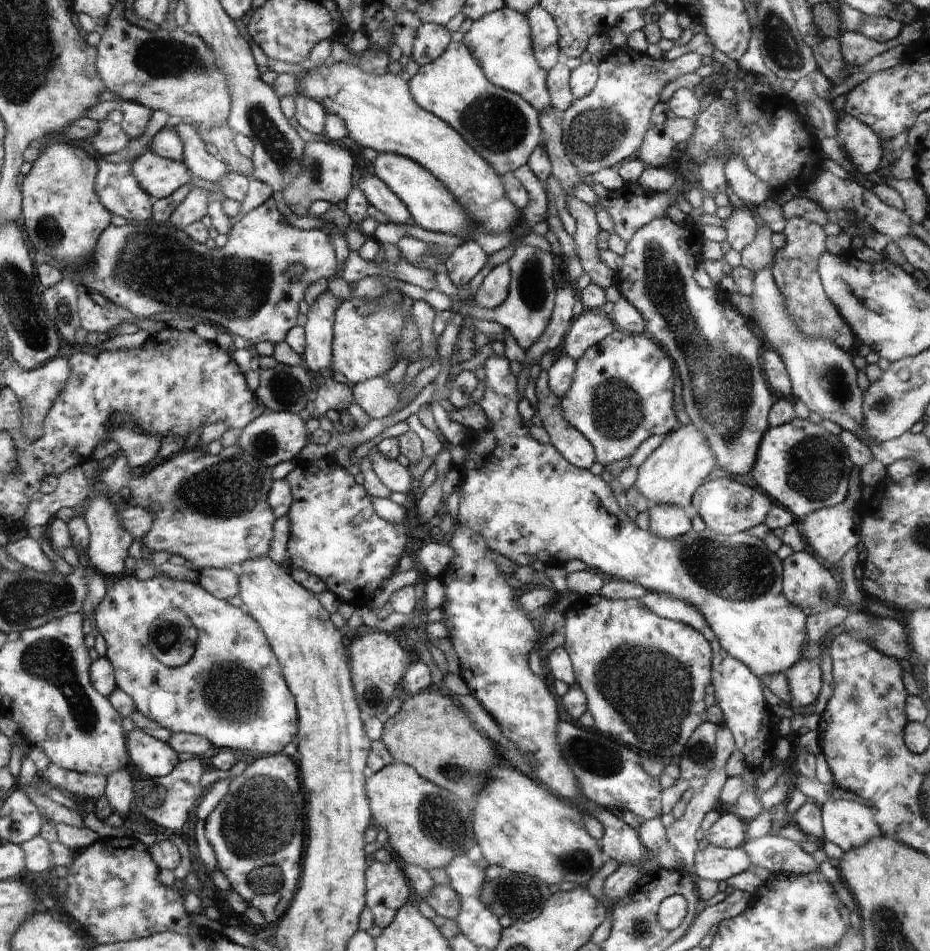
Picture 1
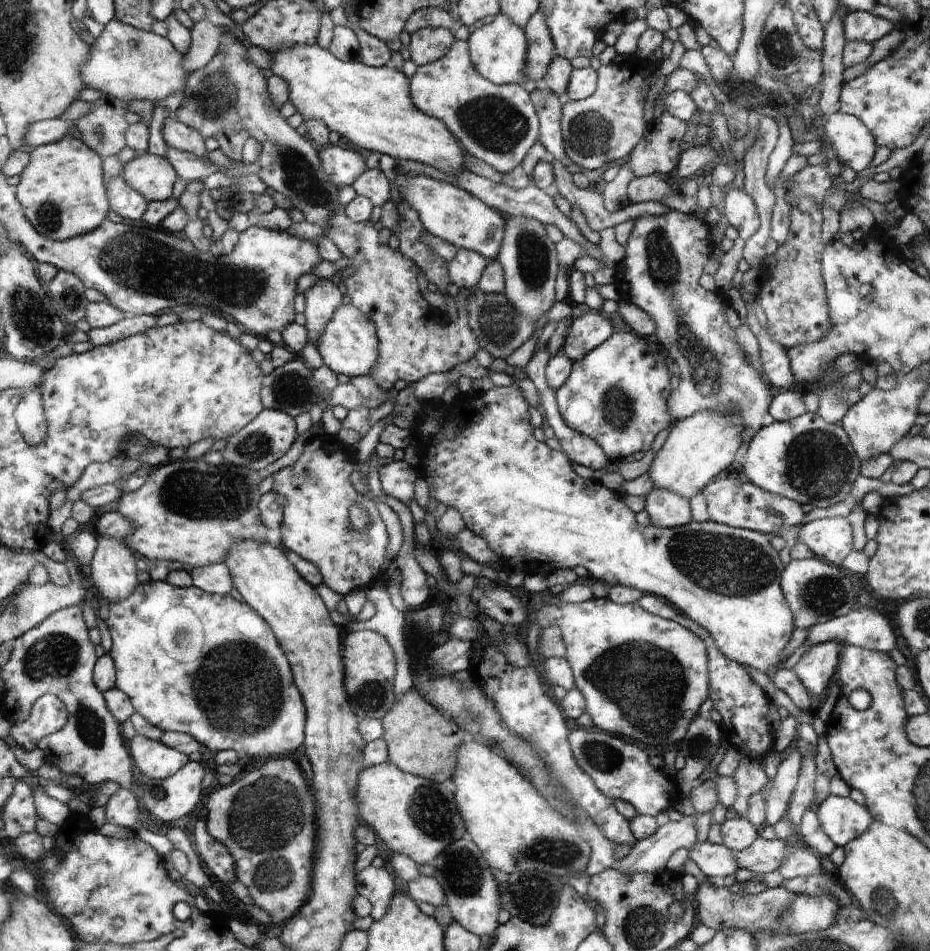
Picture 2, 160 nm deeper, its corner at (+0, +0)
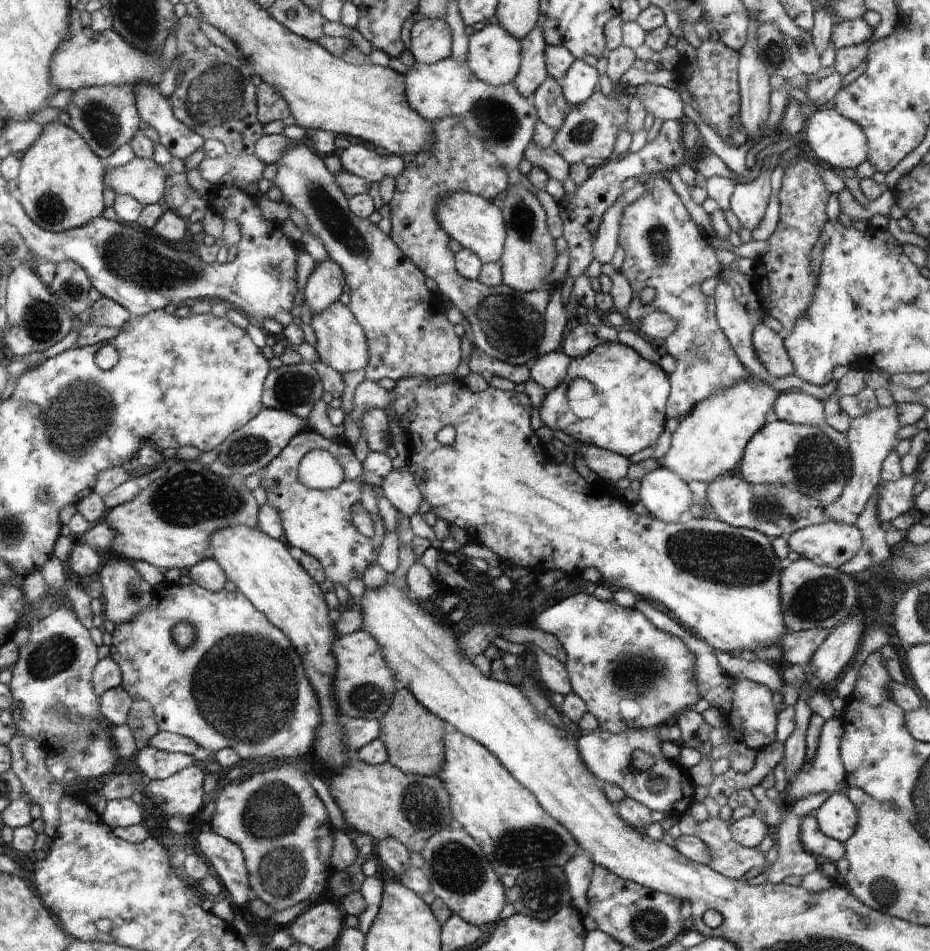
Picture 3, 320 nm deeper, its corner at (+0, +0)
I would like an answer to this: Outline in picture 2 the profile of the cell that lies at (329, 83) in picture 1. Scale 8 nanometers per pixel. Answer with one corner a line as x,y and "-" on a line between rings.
296,45
278,49
271,58
273,74
290,85
290,100
305,121
320,119
331,131
348,138
364,150
388,154
396,161
411,160
447,173
464,170
464,148
441,120
423,112
414,102
409,78
390,65
371,67
362,62
341,60
330,50
315,45

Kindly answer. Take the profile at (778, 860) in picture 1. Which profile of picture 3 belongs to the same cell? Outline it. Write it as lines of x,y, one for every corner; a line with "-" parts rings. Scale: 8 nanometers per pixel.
719,817
698,823
695,836
710,846
709,868
726,878
738,880
752,868
769,866
768,852
736,844
727,830
727,824

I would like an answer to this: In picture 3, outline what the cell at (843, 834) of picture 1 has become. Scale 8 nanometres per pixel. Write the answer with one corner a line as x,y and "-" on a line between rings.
844,794
829,795
814,813
820,831
829,838
846,843
854,834
858,824
858,812

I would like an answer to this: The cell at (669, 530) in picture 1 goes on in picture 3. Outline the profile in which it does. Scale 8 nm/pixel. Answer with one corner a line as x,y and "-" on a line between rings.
662,465
640,480
639,495
648,513
668,524
680,521
692,506
686,482

